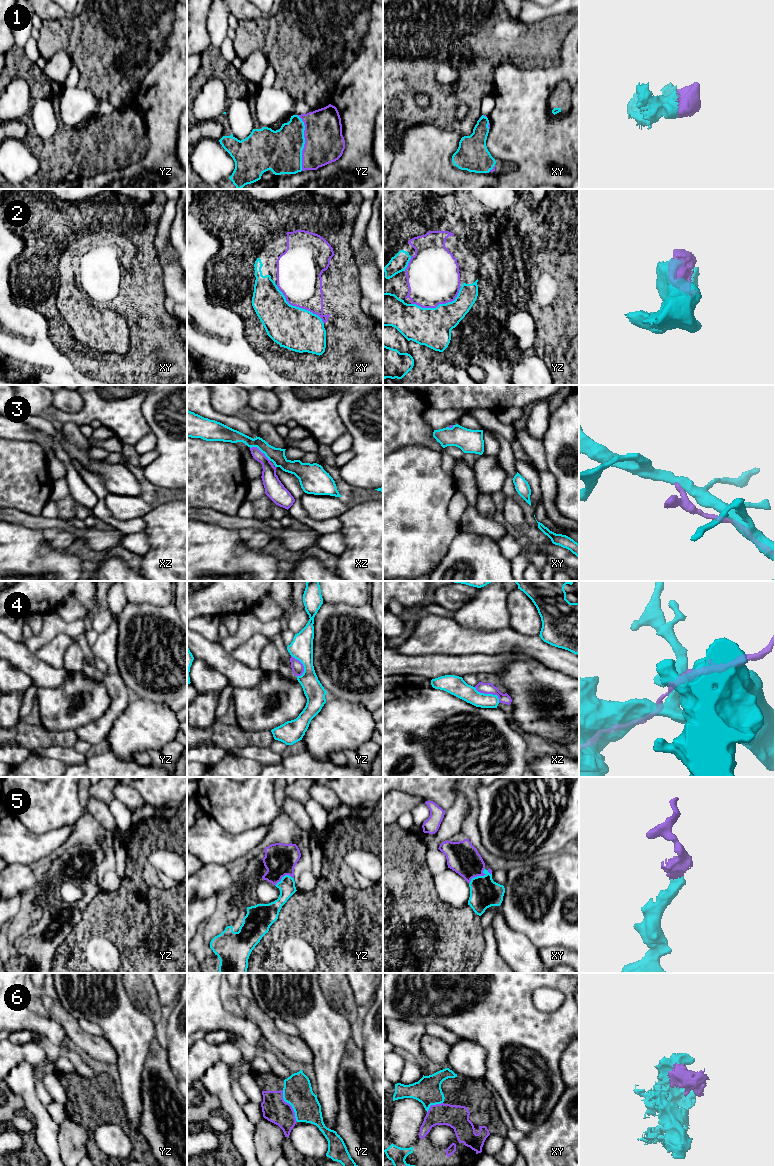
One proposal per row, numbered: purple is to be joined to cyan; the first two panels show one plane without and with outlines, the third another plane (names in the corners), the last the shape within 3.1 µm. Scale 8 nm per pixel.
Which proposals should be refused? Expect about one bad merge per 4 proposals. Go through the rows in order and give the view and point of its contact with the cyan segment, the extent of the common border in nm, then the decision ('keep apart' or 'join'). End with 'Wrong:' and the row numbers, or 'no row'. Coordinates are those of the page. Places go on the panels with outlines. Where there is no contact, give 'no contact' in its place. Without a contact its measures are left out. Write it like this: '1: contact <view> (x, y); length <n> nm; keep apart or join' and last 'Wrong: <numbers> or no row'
1: contact yz (304, 143); length 440 nm; join
2: contact xy (298, 307); length 500 nm; join
3: contact xz (260, 450); length 200 nm; join
4: contact xz (489, 694); length 240 nm; keep apart
5: contact xy (478, 876); length 180 nm; join
6: contact yz (290, 1104); length 280 nm; join
Wrong: 4

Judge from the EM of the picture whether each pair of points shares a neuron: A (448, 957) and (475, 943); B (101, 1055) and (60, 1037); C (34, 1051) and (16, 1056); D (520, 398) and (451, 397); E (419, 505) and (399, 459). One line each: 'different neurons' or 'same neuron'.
A: same neuron
B: different neurons
C: same neuron
D: same neuron
E: same neuron

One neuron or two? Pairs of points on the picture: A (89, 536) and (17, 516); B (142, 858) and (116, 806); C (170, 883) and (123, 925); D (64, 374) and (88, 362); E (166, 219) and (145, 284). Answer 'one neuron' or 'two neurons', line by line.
A: one neuron
B: two neurons
C: two neurons
D: two neurons
E: two neurons

